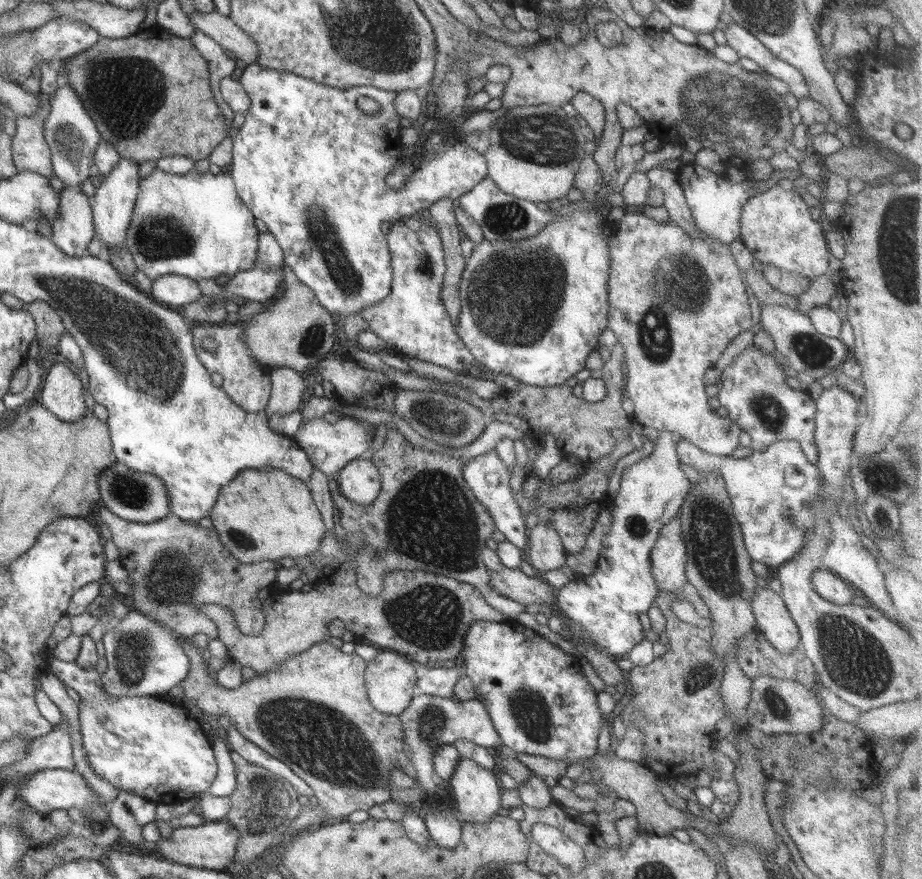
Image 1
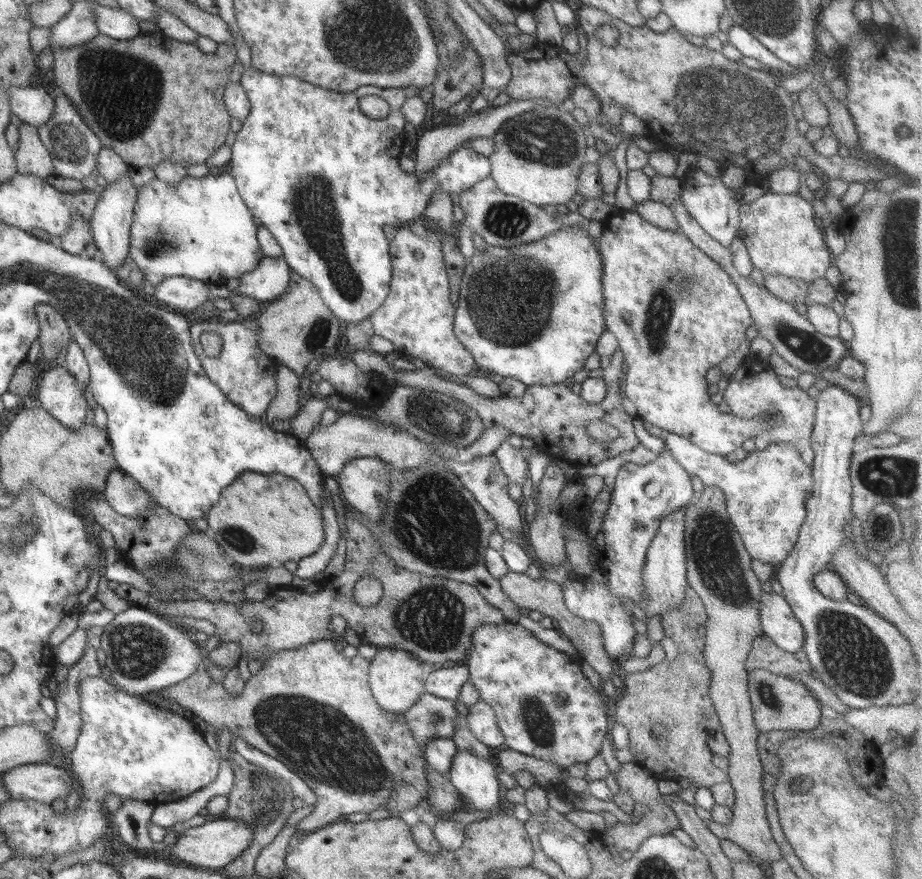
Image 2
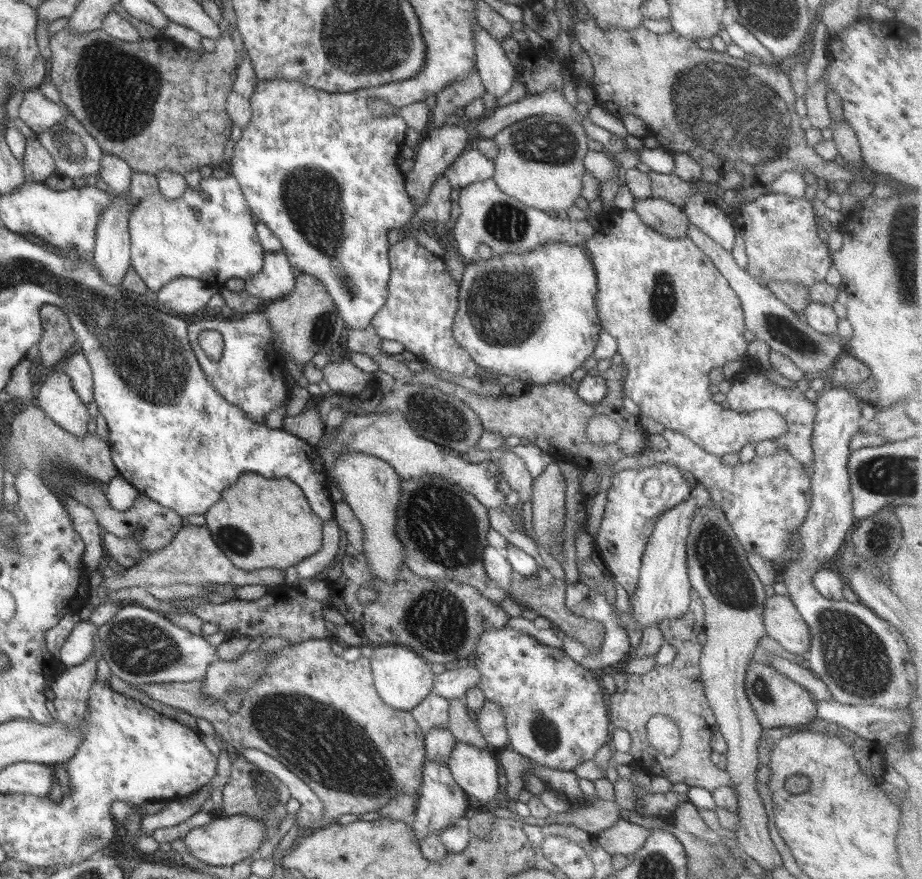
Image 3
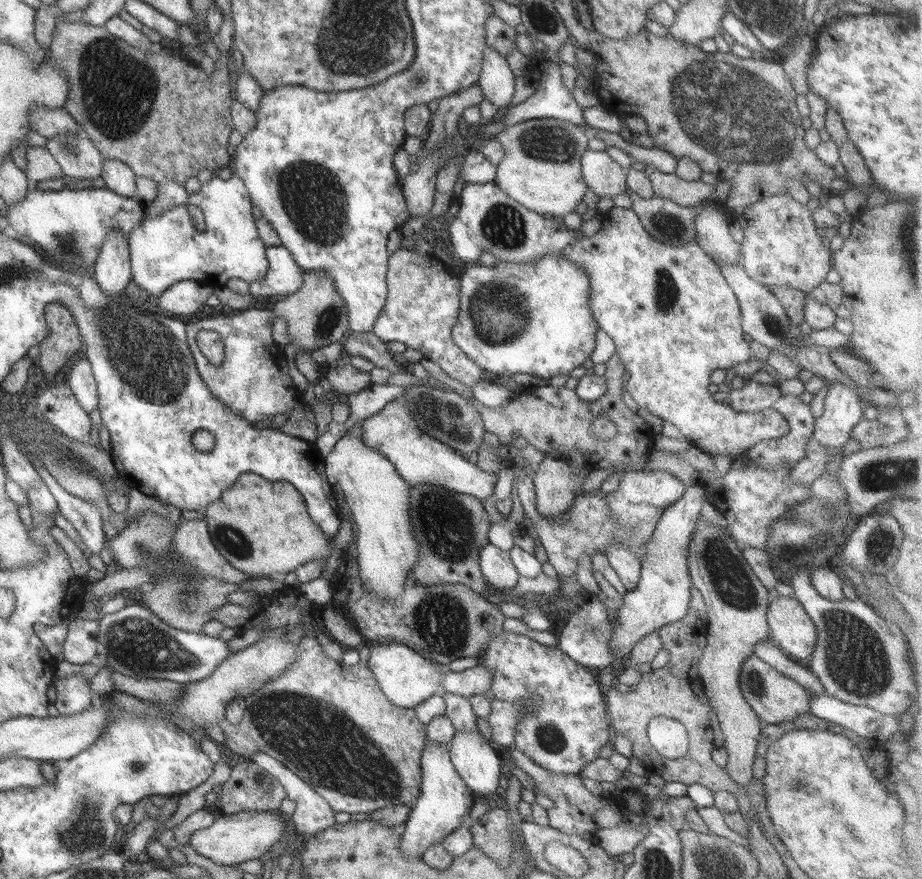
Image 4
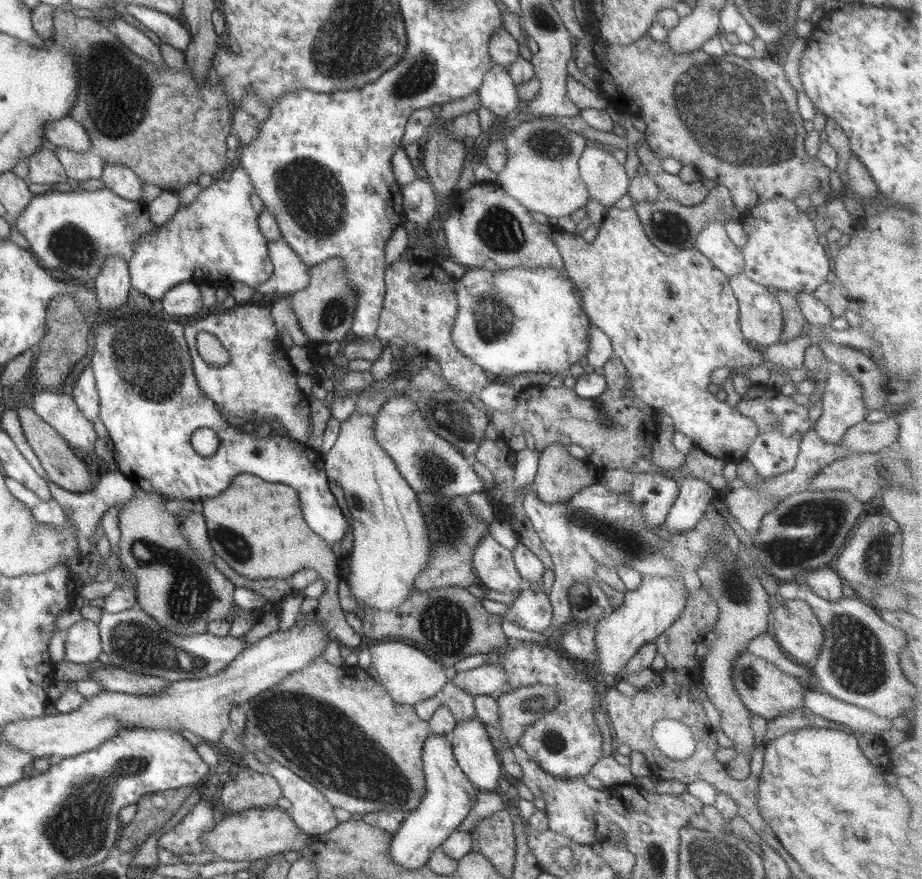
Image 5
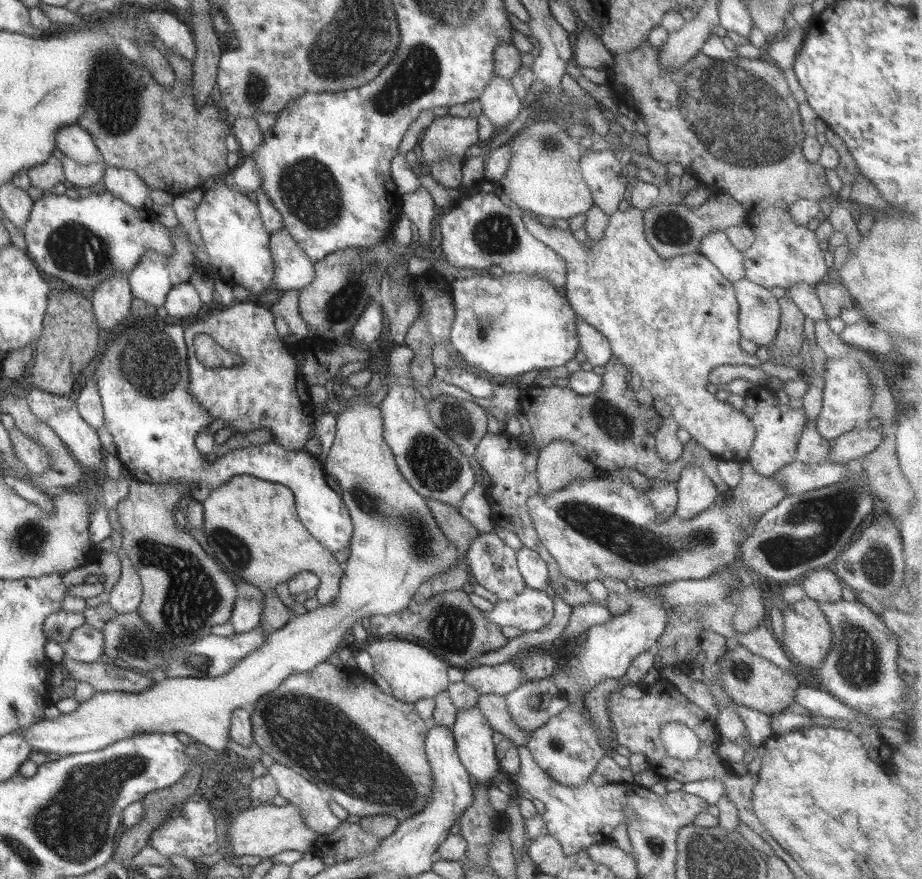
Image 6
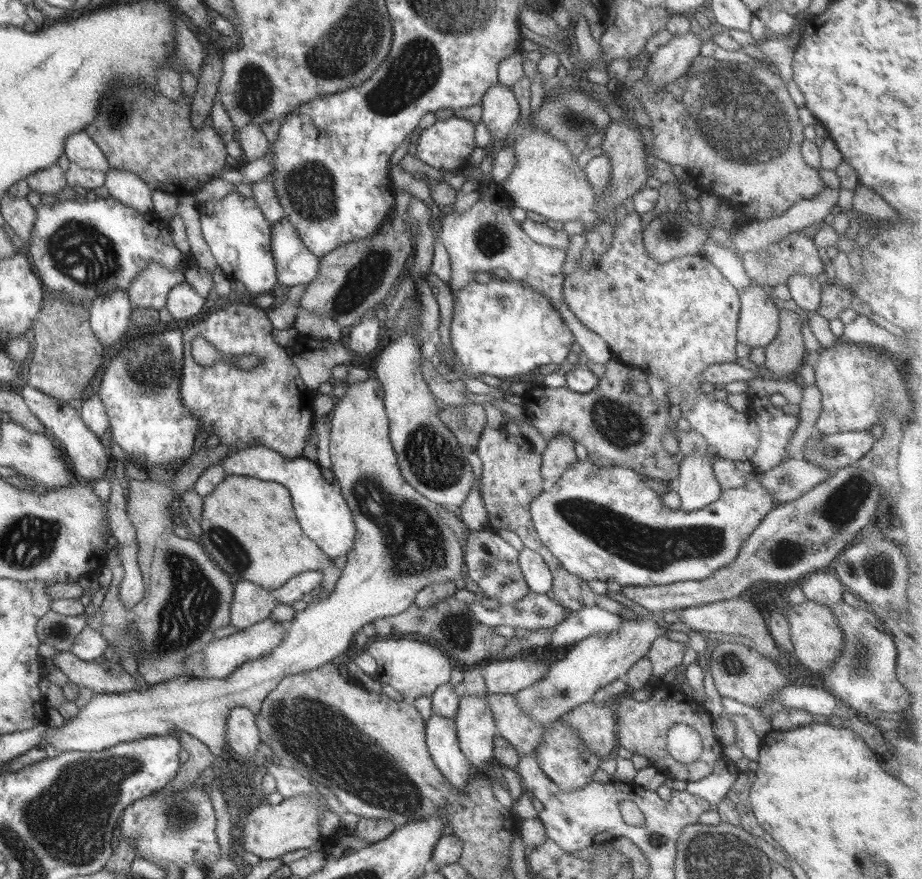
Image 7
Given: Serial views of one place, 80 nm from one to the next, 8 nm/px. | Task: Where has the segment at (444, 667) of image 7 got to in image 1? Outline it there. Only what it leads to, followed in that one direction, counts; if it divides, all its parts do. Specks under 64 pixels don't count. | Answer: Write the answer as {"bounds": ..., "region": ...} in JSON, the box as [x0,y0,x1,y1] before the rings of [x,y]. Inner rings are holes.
{"bounds":[365,649,421,715],"region":[[[379,649],[377,656],[367,663],[365,670],[367,695],[372,706],[380,713],[399,715],[410,706],[417,694],[417,678],[420,677],[421,671],[416,670],[413,663],[406,655],[390,649]]]}

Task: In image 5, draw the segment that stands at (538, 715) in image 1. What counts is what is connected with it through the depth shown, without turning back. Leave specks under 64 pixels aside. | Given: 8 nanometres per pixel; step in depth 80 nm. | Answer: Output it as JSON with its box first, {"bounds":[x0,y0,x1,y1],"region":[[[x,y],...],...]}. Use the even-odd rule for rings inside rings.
{"bounds":[494,638,604,780],"region":[[[512,638],[508,640],[508,645],[497,652],[494,664],[500,665],[507,674],[507,688],[502,693],[511,693],[514,689],[520,687],[541,684],[554,689],[557,694],[557,704],[555,704],[554,710],[547,712],[540,720],[528,725],[517,744],[530,755],[530,758],[542,770],[555,778],[566,780],[583,778],[588,775],[590,769],[600,760],[600,757],[604,756],[604,751],[602,751],[602,734],[596,725],[596,721],[594,721],[594,708],[597,708],[600,704],[598,697],[595,695],[594,685],[592,685],[591,679],[586,673],[574,668],[570,660],[558,654],[549,644],[522,642]]]}

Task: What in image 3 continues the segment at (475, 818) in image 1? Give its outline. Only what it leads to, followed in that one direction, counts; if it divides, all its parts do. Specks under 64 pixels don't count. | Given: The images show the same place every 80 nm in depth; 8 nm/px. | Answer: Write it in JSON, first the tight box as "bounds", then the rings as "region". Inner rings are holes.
{"bounds":[447,741,502,808],"region":[[[455,741],[447,765],[456,784],[480,802],[481,808],[496,805],[496,794],[500,789],[498,775],[502,773],[497,756],[490,748],[481,749],[467,742]]]}

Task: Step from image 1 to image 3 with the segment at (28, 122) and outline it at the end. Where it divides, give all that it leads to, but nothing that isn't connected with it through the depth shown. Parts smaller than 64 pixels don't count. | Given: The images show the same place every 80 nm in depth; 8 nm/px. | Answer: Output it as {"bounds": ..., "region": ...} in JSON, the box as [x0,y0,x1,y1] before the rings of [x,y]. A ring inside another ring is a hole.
{"bounds":[22,139,57,182],"region":[[[27,139],[22,166],[28,181],[43,182],[57,172],[49,151],[36,139]]]}

